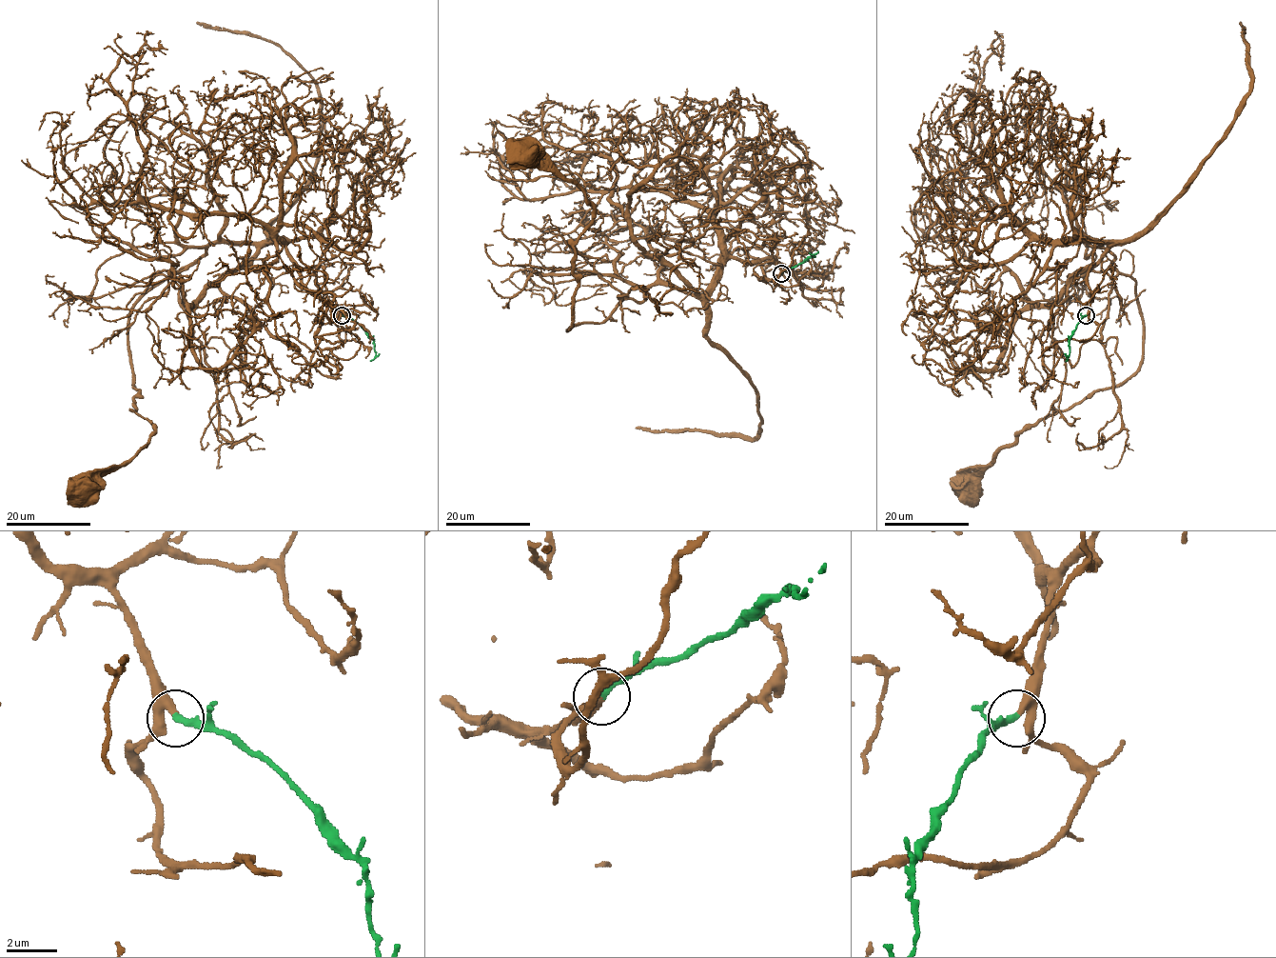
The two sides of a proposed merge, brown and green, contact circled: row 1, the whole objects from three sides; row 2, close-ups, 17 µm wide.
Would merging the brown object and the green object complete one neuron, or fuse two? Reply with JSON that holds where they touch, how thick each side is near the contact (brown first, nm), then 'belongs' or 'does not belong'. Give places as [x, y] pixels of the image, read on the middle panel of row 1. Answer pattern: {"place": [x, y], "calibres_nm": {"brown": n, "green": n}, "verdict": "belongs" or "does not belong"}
{"place": [781, 273], "calibres_nm": {"brown": 240, "green": 280}, "verdict": "belongs"}

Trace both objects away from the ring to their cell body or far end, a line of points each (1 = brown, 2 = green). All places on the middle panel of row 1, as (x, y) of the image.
1: (780, 273), (729, 257), (700, 294), (658, 284), (567, 329), (593, 209), (517, 154)
2: (780, 273), (814, 256), (810, 253)

